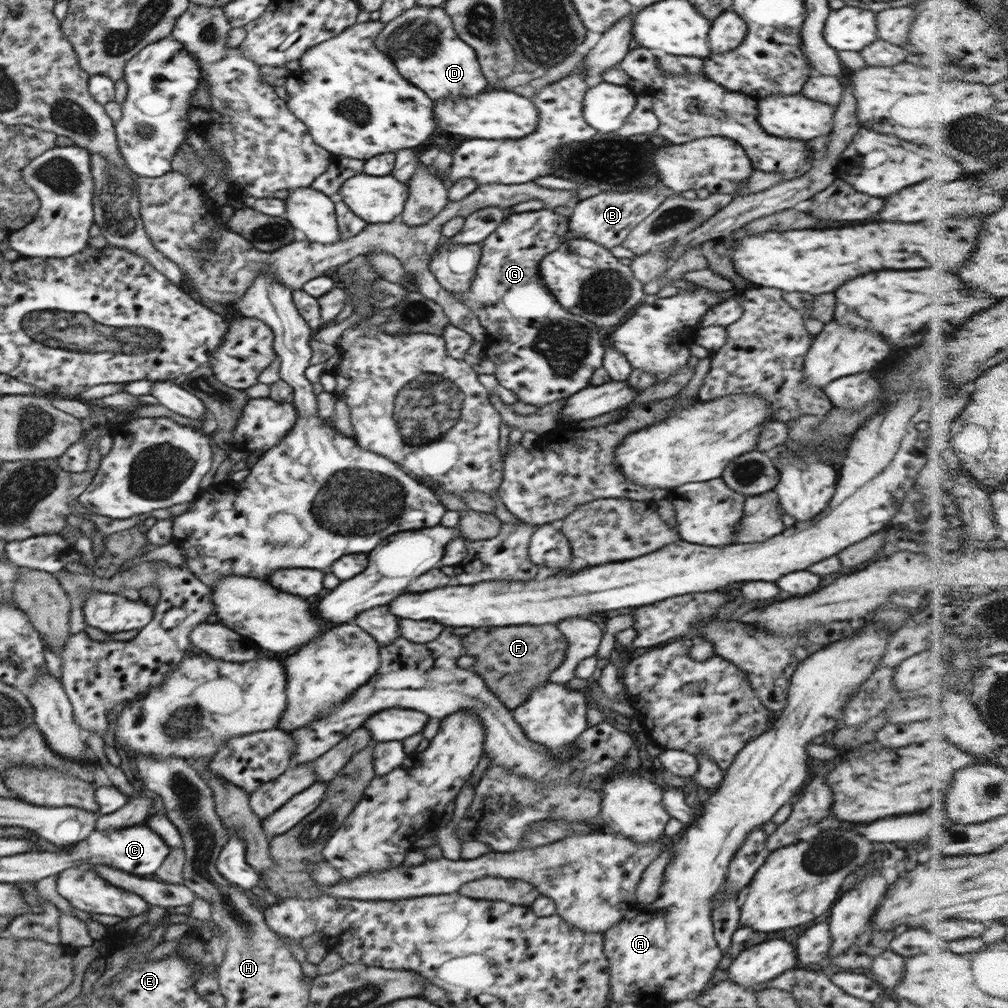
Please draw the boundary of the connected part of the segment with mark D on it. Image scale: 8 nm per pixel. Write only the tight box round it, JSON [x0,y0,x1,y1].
[375,6,486,102]

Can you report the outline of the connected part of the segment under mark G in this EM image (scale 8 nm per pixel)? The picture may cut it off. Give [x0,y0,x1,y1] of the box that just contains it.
[450,209,605,407]

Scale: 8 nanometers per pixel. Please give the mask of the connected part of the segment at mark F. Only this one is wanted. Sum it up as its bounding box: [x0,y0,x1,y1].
[462,624,569,710]

